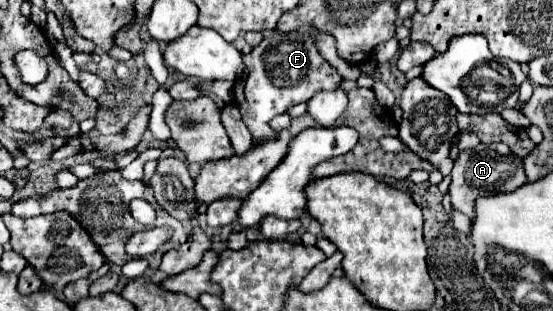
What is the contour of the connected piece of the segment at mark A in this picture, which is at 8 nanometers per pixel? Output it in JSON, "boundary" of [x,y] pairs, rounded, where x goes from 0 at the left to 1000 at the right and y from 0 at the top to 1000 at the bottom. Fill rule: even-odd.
{"boundary":[[[868,460],[861,479],[843,479],[832,486],[825,518],[821,518],[821,543],[817,543],[817,588],[814,588],[814,633],[817,633],[817,659],[835,678],[839,691],[846,691],[850,704],[857,698],[854,672],[857,672],[857,640],[864,627],[890,627],[890,621],[915,621],[915,614],[929,614],[937,608],[944,588],[951,588],[951,563],[948,563],[948,537],[944,537],[944,511],[937,511],[937,498],[929,498],[922,486],[922,473],[915,473],[911,460],[901,466],[875,466]]]}

